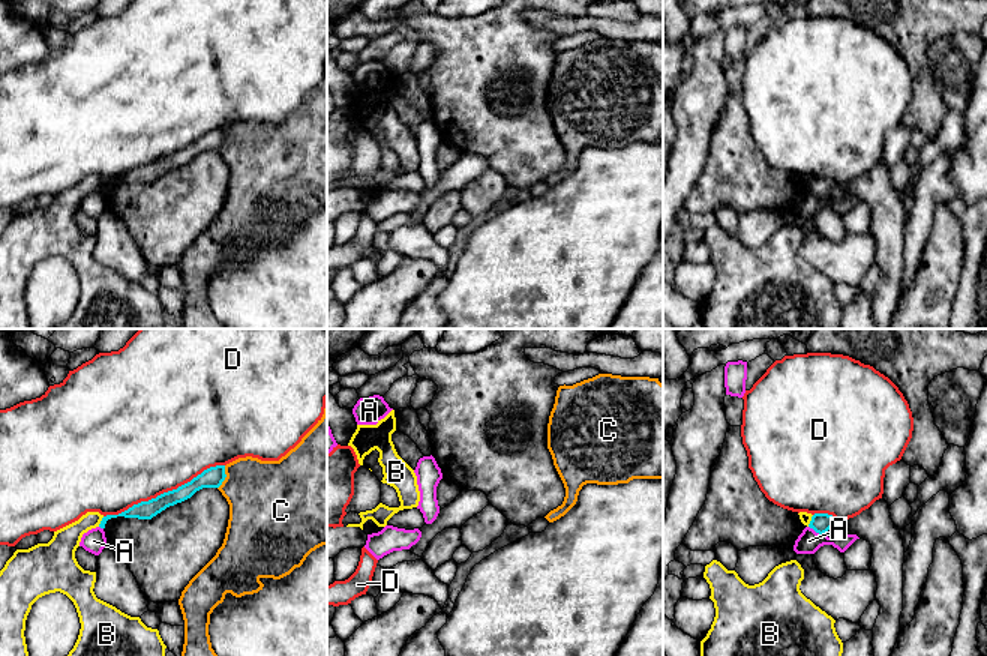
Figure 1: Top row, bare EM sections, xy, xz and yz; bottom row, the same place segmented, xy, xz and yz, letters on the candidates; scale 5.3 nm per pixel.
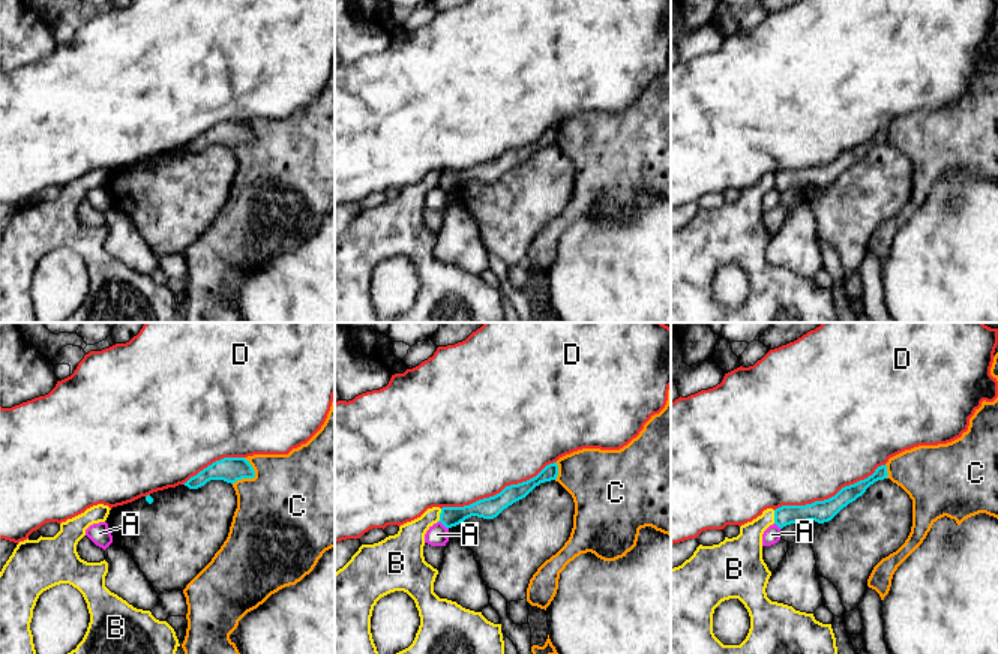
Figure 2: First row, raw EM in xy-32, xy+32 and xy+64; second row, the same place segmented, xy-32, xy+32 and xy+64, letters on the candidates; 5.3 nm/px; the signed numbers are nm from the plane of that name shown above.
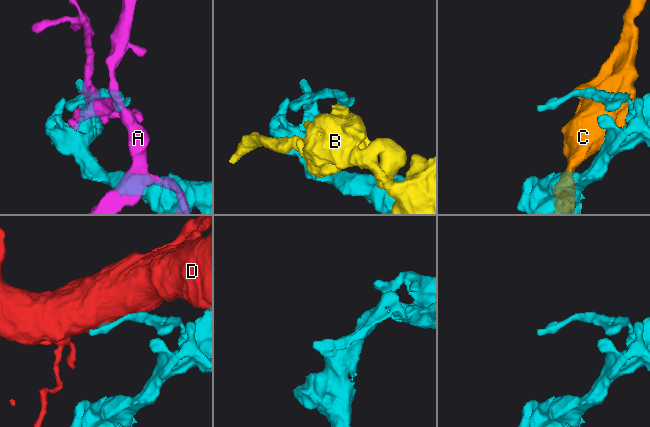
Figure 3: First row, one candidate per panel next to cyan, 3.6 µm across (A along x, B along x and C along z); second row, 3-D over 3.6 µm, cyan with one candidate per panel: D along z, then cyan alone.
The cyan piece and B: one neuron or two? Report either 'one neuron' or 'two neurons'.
two neurons

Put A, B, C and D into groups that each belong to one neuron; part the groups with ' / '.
A / B / C / D

